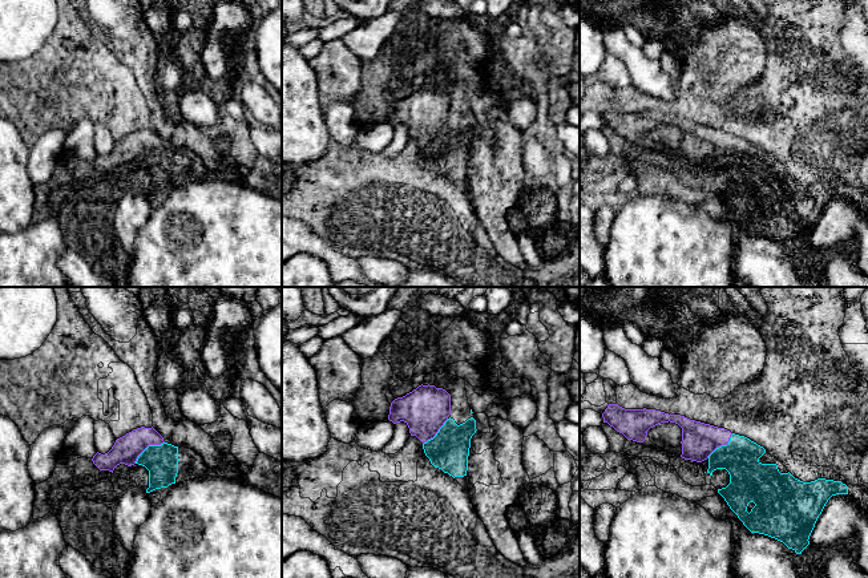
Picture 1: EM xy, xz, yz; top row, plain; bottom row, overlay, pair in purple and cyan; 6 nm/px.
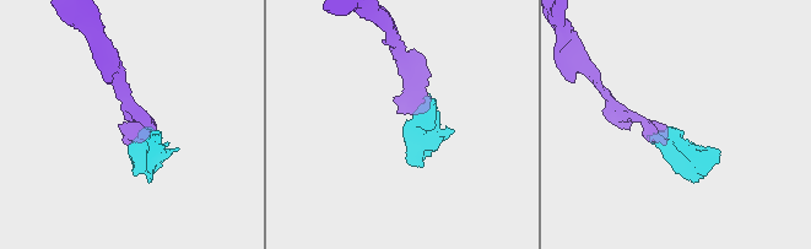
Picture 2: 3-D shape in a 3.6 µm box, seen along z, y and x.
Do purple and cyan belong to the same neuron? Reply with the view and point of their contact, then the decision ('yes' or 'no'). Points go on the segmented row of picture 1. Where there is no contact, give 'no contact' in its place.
meets purple in xy at (148, 445); yes

